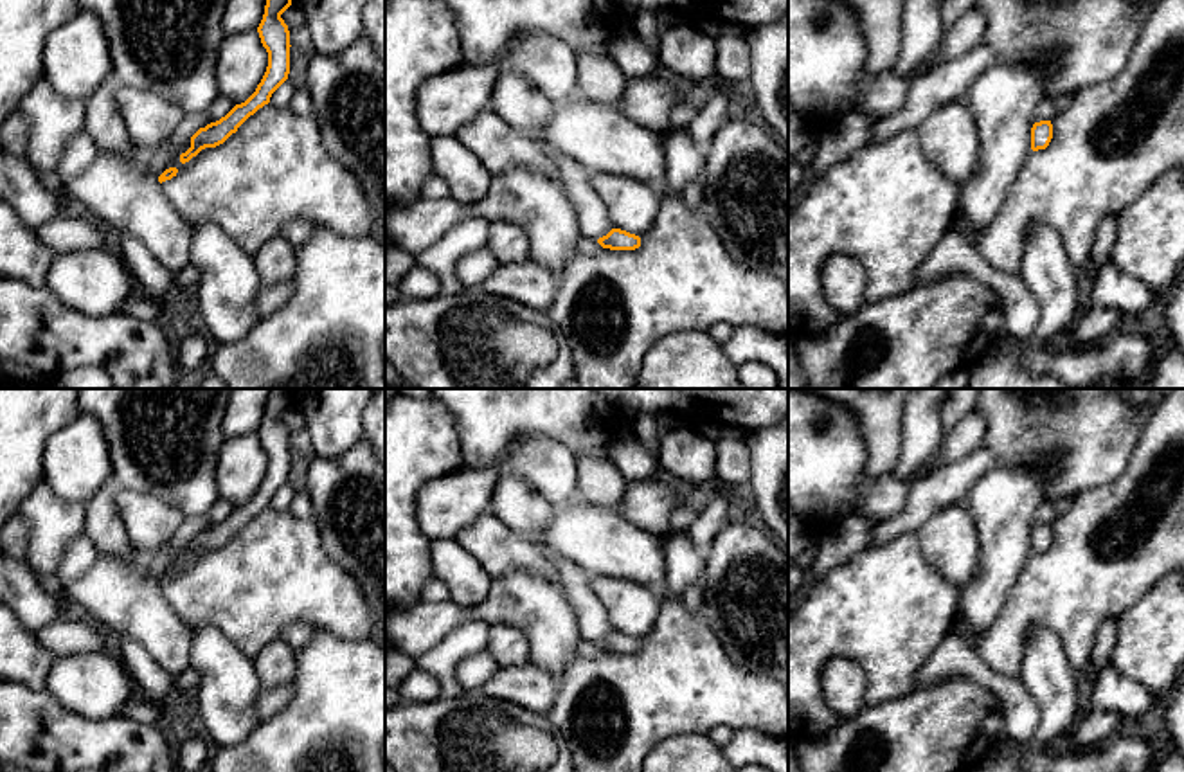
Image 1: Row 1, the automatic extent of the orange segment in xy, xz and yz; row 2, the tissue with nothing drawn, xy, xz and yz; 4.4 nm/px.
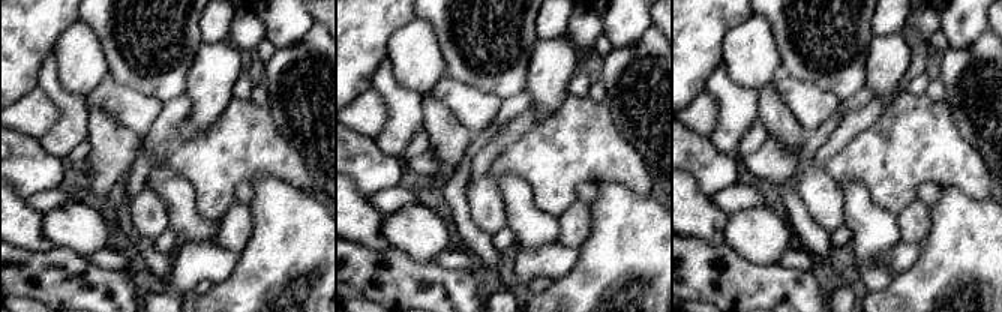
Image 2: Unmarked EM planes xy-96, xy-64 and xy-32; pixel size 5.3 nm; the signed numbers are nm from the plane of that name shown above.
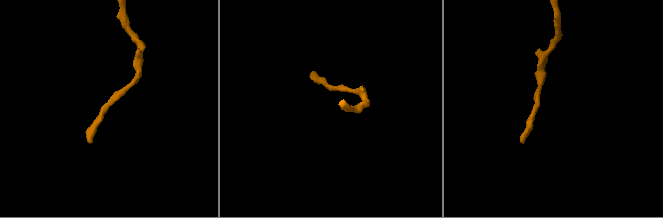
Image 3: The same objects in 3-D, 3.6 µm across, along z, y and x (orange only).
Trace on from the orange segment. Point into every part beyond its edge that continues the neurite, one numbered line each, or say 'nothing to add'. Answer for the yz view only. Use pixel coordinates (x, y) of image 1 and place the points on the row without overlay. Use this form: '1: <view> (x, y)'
1: yz (1046, 511)

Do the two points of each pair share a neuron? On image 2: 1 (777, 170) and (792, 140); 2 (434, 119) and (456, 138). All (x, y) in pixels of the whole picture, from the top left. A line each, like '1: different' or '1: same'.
1: different
2: same

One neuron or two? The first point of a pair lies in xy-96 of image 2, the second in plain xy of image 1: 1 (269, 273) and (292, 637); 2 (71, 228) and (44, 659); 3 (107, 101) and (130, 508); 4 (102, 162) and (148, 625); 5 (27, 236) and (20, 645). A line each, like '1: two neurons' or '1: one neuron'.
1: two neurons
2: two neurons
3: one neuron
4: two neurons
5: one neuron

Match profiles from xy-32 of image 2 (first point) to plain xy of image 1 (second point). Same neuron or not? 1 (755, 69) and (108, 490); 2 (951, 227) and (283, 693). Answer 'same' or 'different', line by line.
1: different
2: different

